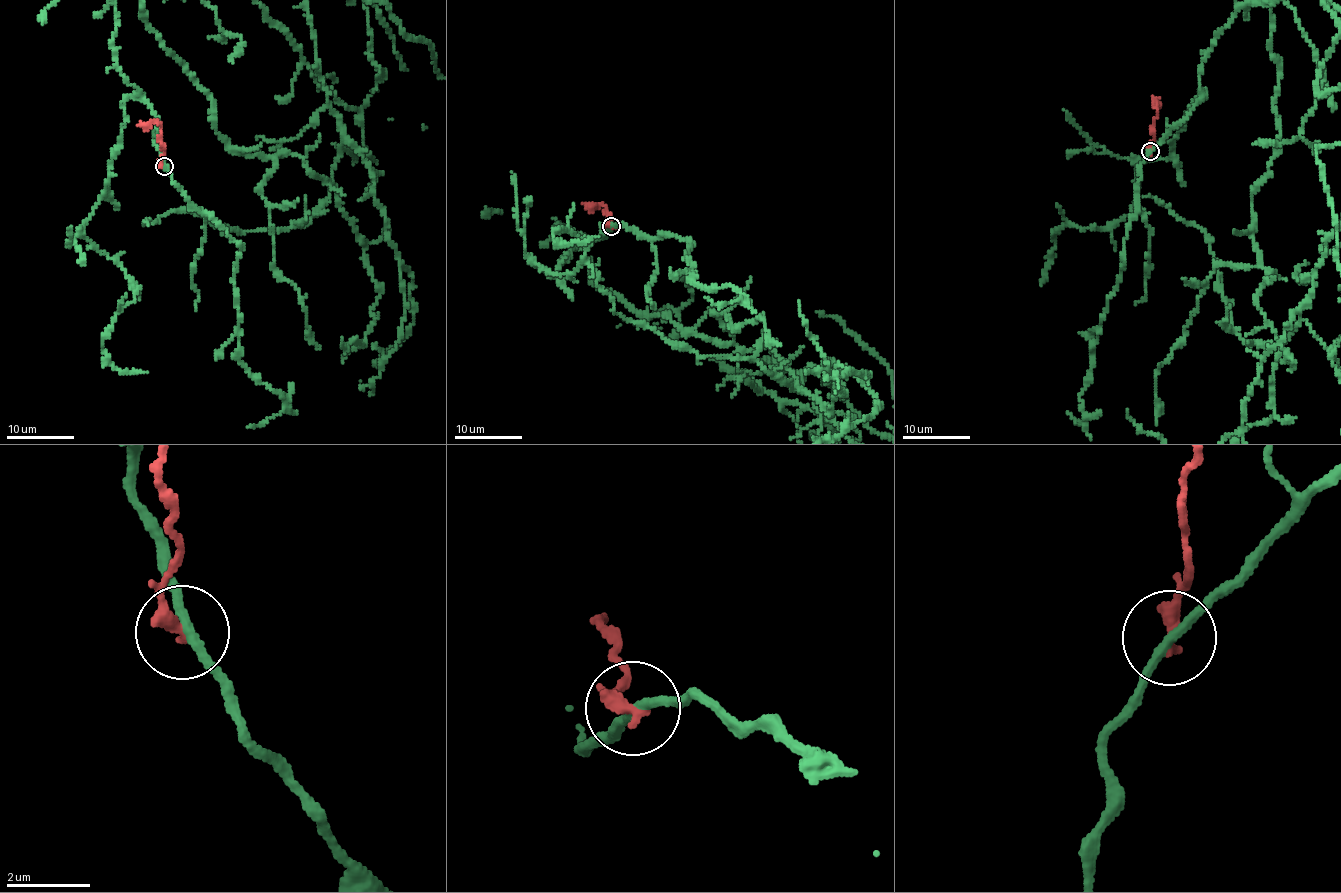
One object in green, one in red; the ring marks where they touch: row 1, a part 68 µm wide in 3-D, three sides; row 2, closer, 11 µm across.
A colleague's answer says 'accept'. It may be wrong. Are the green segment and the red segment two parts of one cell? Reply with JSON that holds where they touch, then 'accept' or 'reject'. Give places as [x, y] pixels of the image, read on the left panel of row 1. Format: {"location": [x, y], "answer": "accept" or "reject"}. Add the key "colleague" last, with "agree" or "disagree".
{"location": [164, 166], "answer": "reject", "colleague": "disagree"}

